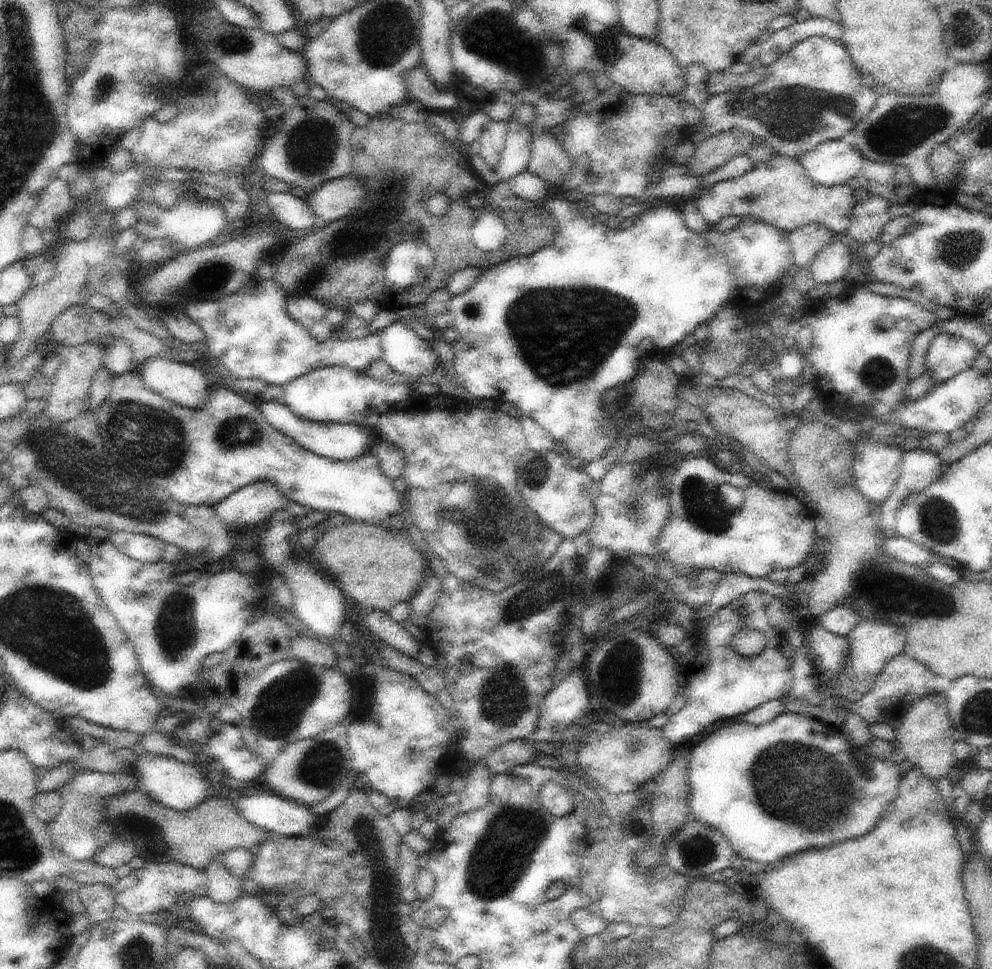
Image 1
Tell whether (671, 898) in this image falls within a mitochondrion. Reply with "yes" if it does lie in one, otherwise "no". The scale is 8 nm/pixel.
no

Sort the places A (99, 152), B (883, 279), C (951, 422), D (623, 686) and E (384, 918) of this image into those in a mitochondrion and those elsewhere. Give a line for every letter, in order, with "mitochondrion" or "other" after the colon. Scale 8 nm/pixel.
A: other
B: other
C: other
D: other
E: mitochondrion

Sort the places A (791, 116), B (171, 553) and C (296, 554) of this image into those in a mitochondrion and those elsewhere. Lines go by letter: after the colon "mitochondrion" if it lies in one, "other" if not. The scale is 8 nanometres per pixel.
A: mitochondrion
B: other
C: other

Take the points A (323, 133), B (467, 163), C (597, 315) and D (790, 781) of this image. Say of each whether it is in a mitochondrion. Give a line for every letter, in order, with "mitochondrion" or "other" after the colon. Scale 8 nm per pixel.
A: mitochondrion
B: other
C: mitochondrion
D: mitochondrion

